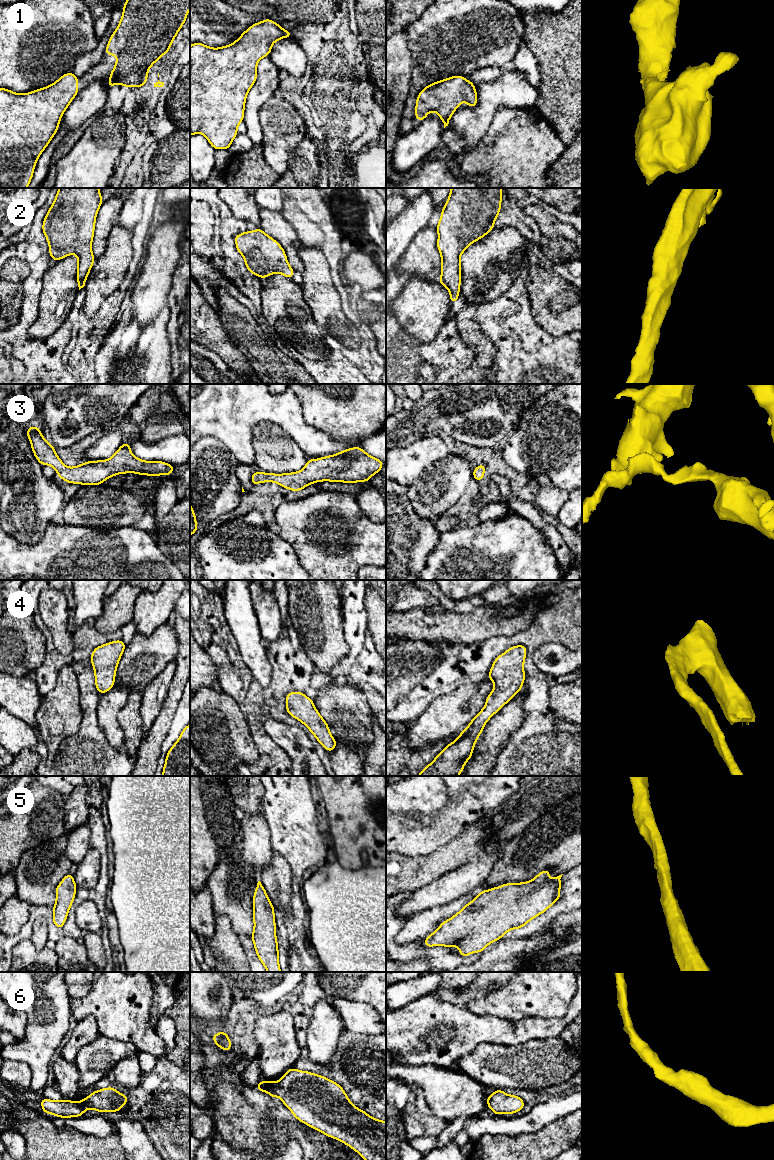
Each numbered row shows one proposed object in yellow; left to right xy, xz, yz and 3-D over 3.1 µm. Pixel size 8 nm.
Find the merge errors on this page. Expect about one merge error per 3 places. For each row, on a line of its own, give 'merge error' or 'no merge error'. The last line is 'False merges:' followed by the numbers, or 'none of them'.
1: no merge error
2: no merge error
3: no merge error
4: no merge error
5: no merge error
6: no merge error
False merges: none of them

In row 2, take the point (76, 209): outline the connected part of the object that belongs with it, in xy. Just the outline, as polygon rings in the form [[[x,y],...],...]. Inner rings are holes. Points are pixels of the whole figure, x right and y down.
[[[59,188],[42,224],[43,234],[49,243],[49,255],[53,262],[71,254],[77,255],[79,290],[85,286],[85,281],[95,261],[92,253],[92,240],[96,216],[102,203],[99,188]]]

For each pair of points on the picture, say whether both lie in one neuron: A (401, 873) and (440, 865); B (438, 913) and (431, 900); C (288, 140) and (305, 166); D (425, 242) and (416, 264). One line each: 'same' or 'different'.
A: same
B: different
C: different
D: same

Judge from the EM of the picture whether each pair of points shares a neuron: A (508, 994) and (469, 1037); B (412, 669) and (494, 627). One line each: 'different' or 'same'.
A: different
B: different

